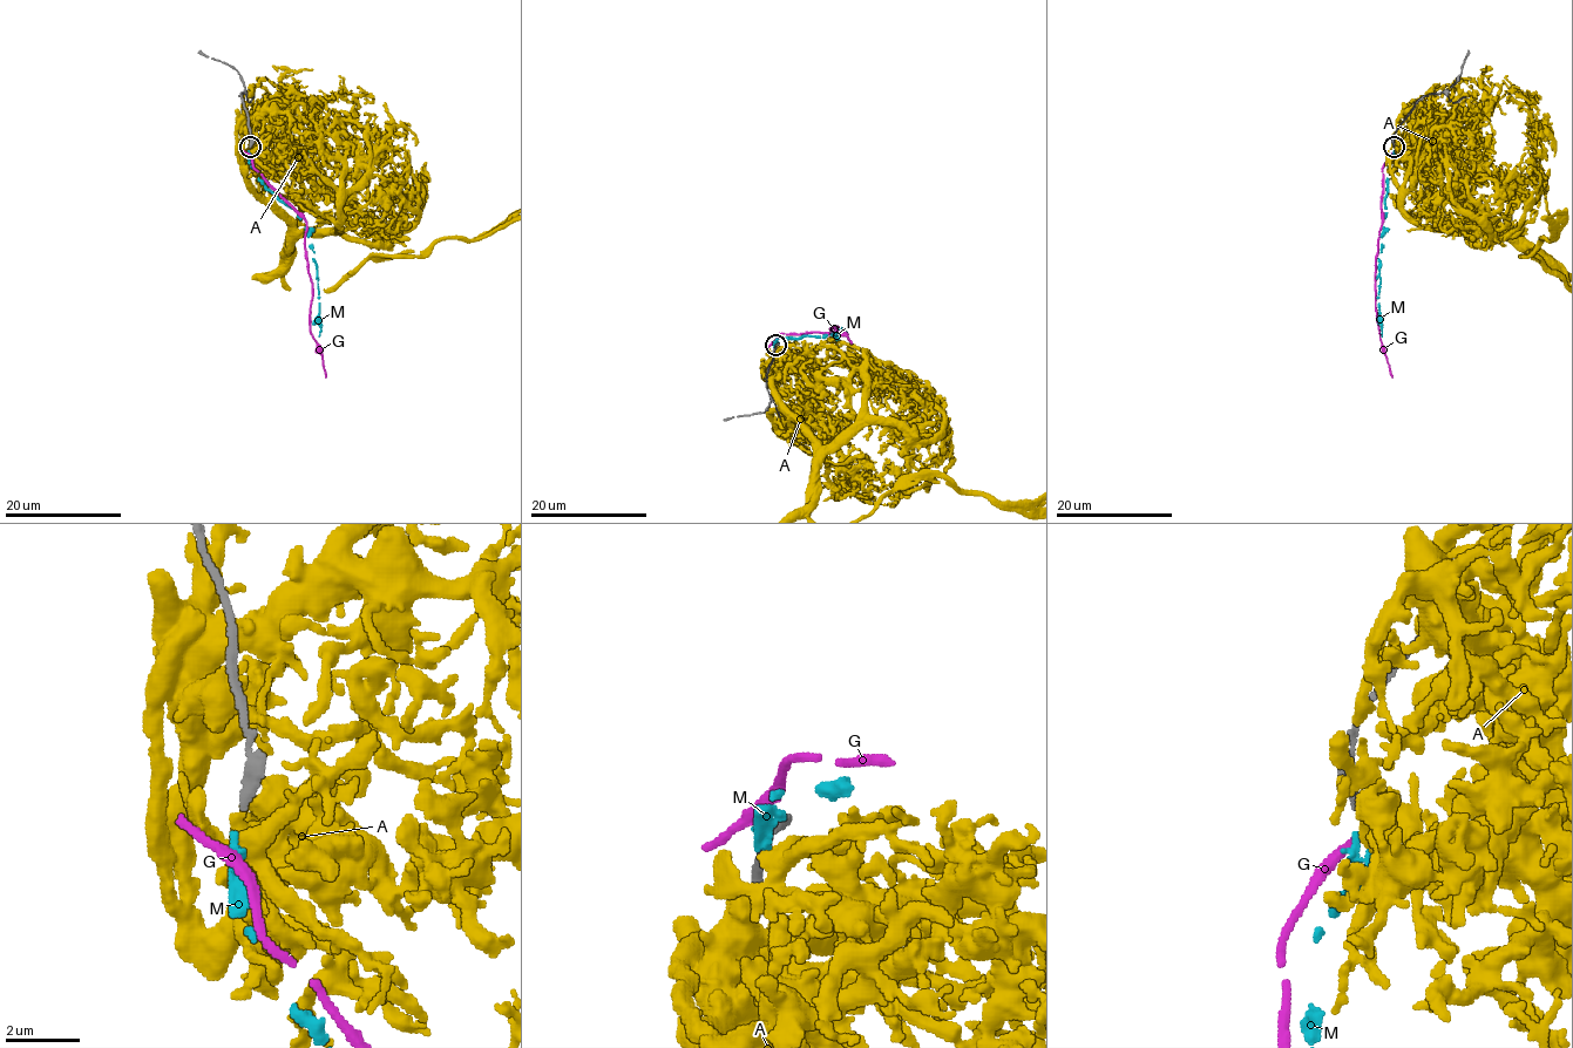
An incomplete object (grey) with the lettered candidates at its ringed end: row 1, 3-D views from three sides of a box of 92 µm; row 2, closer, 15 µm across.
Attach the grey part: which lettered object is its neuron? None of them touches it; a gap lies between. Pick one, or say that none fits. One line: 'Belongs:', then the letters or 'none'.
Belongs: M

